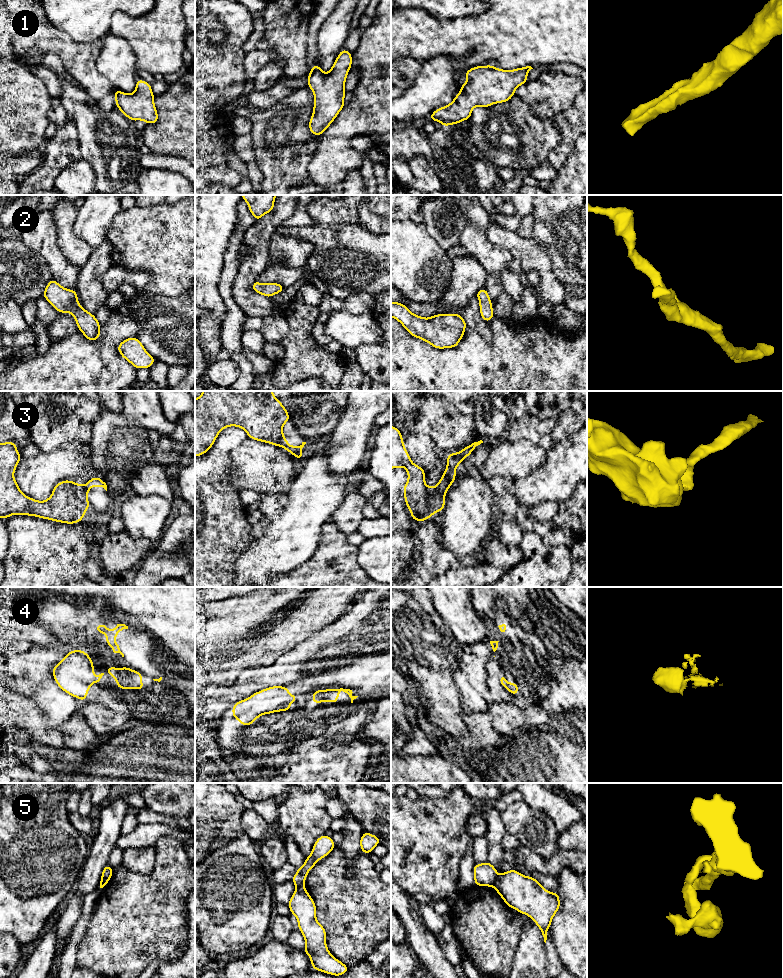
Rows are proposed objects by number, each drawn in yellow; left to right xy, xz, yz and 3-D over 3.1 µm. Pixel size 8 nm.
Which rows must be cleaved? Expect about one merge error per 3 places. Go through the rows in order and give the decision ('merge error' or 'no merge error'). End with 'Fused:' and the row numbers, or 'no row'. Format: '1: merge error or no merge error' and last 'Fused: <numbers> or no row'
1: no merge error
2: no merge error
3: merge error
4: no merge error
5: merge error
Fused: 3, 5

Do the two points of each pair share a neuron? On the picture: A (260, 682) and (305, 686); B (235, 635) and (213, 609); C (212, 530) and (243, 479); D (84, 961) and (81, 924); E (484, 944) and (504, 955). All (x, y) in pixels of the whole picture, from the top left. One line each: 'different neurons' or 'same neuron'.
A: different neurons
B: same neuron
C: different neurons
D: different neurons
E: same neuron

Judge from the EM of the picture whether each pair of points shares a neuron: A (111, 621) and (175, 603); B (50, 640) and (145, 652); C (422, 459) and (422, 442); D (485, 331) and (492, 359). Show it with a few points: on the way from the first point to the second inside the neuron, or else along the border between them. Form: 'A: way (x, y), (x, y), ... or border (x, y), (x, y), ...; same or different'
A: border (99, 606), (105, 610), (117, 611), (121, 615); different
B: border (42, 625), (61, 644); different
C: way (422, 455), (422, 446); same
D: border (470, 328), (475, 330), (487, 342), (492, 342); different

